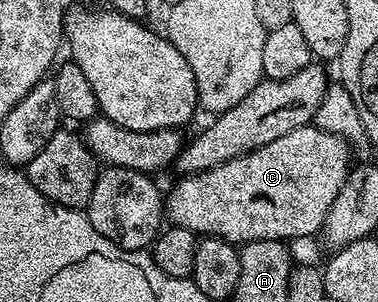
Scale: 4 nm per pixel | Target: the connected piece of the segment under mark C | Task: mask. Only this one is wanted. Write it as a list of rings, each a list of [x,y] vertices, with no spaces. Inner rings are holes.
[[[312,125],[291,129],[291,133],[283,133],[279,141],[271,141],[251,153],[220,163],[210,171],[199,171],[196,175],[178,178],[178,183],[167,191],[167,198],[163,203],[168,222],[174,227],[191,229],[198,237],[226,239],[234,245],[264,239],[290,241],[289,239],[305,239],[316,231],[318,234],[324,228],[327,213],[349,176],[349,151],[351,152],[350,144],[340,135],[320,131]]]

